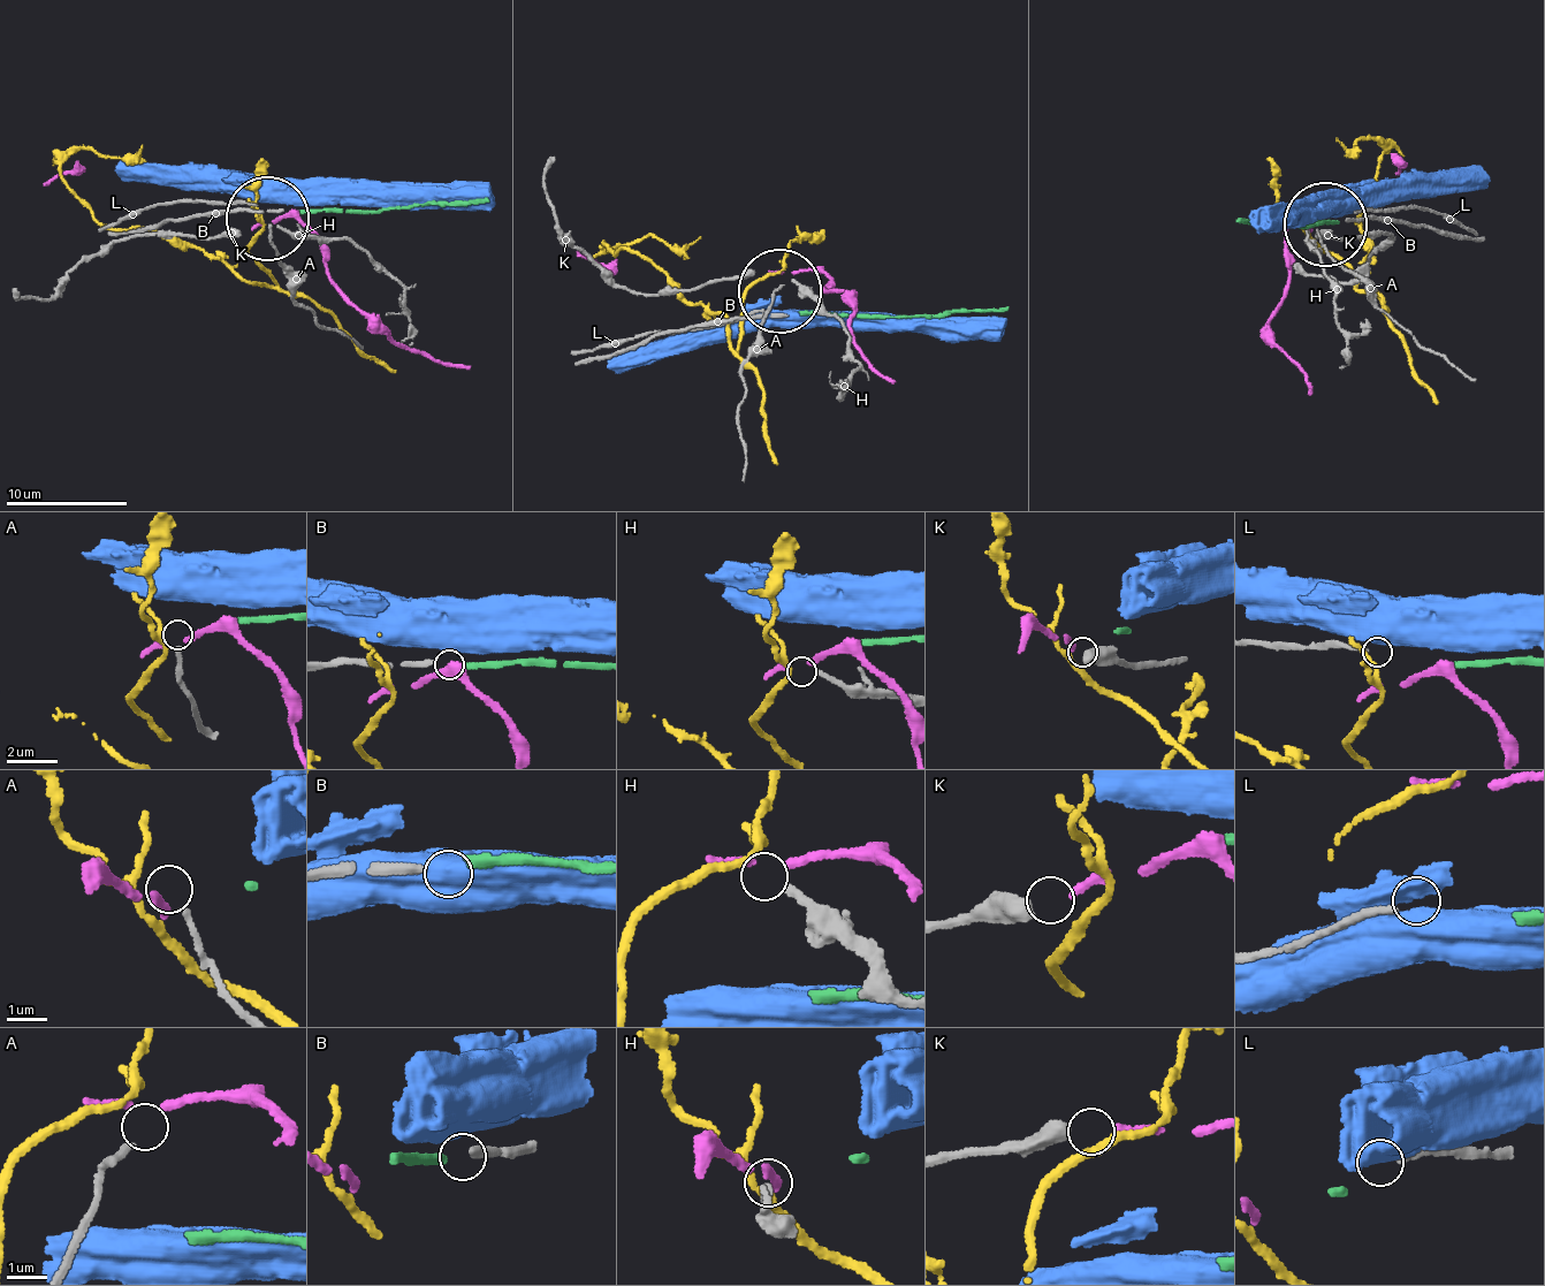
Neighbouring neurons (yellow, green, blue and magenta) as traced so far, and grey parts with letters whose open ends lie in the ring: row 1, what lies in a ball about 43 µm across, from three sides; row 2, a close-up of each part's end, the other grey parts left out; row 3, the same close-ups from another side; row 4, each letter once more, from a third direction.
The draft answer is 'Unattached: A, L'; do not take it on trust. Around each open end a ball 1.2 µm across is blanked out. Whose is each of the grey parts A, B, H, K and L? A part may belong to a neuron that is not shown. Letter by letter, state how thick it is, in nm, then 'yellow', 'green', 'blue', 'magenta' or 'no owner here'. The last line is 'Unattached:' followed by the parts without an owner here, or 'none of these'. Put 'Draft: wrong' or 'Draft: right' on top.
Draft: right
A: 150 nm | no owner here
B: 240 nm | green
H: 200 nm | yellow
K: 480 nm | magenta
L: 180 nm | no owner here
Unattached: A, L

